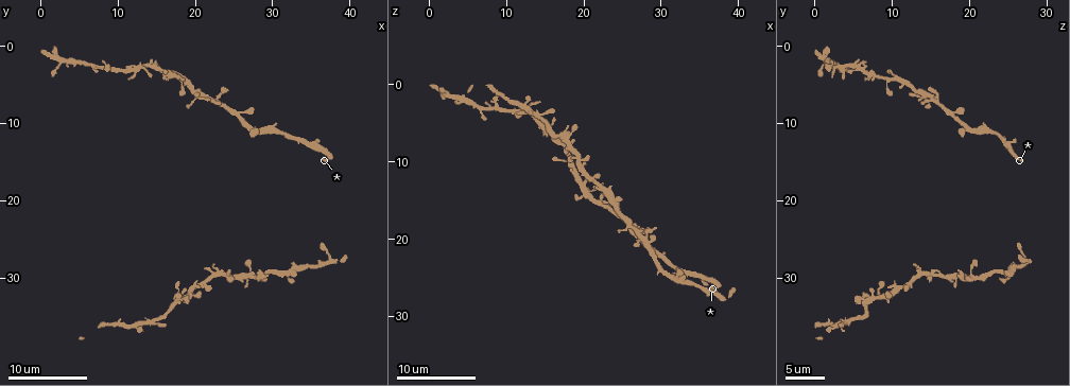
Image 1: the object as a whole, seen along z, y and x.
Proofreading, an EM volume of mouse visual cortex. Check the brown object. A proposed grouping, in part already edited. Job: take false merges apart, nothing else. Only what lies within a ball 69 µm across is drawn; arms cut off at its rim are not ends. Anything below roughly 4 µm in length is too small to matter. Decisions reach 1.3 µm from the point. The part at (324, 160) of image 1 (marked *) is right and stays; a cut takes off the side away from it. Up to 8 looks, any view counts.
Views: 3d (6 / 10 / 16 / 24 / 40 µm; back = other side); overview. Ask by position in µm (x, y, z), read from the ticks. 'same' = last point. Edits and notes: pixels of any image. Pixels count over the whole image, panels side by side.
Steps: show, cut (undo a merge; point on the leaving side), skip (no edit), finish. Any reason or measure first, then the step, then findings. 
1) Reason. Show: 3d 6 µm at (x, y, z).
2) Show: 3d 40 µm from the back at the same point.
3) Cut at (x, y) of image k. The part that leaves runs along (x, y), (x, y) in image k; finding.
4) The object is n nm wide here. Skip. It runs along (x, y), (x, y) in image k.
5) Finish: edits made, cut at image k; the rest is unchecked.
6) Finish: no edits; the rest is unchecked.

Show: 3d 10 µm at (26.0, 9.5, 18.5).

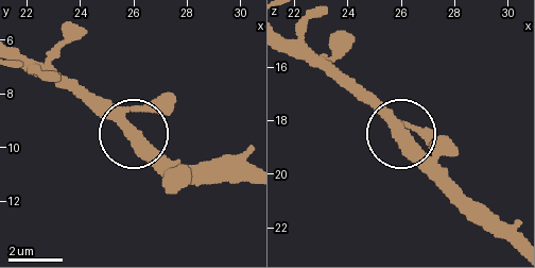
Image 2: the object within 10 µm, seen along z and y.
From behind. Show: 3d 10 µm from the back at (26.2, 9.9, 18.8).

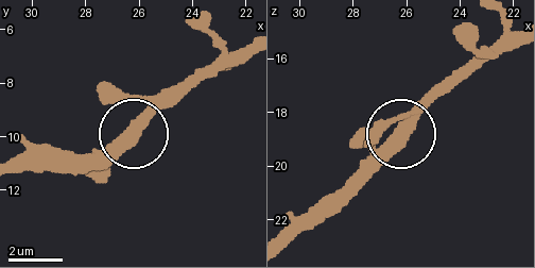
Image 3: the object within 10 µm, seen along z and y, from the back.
Skip. It runs along (287, 244), (455, 81) in image 3; one neuron here.

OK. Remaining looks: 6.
Three arms meet. Show: 3d 16 µm at (18.0, 4.0, 8.5).

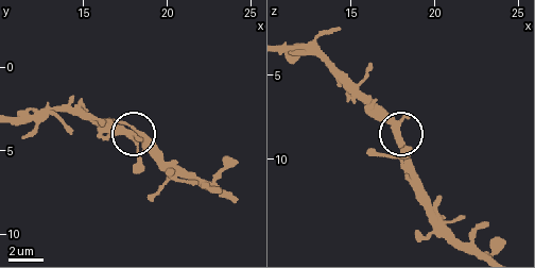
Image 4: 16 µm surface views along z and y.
3 arms meet here. Skip. One neuron here.

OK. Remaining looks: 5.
Show: 3d 16 µm at (6.0, 2.0, 2.5).

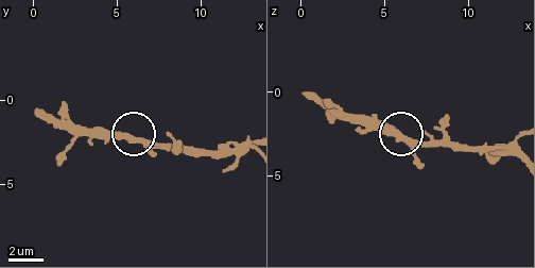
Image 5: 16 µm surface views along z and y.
The object is 270 nm wide here. Skip. It runs along (515, 155), (420, 146), (378, 131), (362, 117) in image 5; continuous, no second neuron.

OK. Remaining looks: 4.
Thick turns thin. Show: 3d 10 µm at (8.0, 36.0, 0.5).

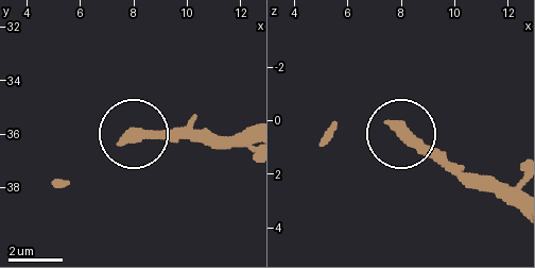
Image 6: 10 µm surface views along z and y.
Skip. All the same neuron.

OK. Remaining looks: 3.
Finish: no edits; the rest is unchecked.

